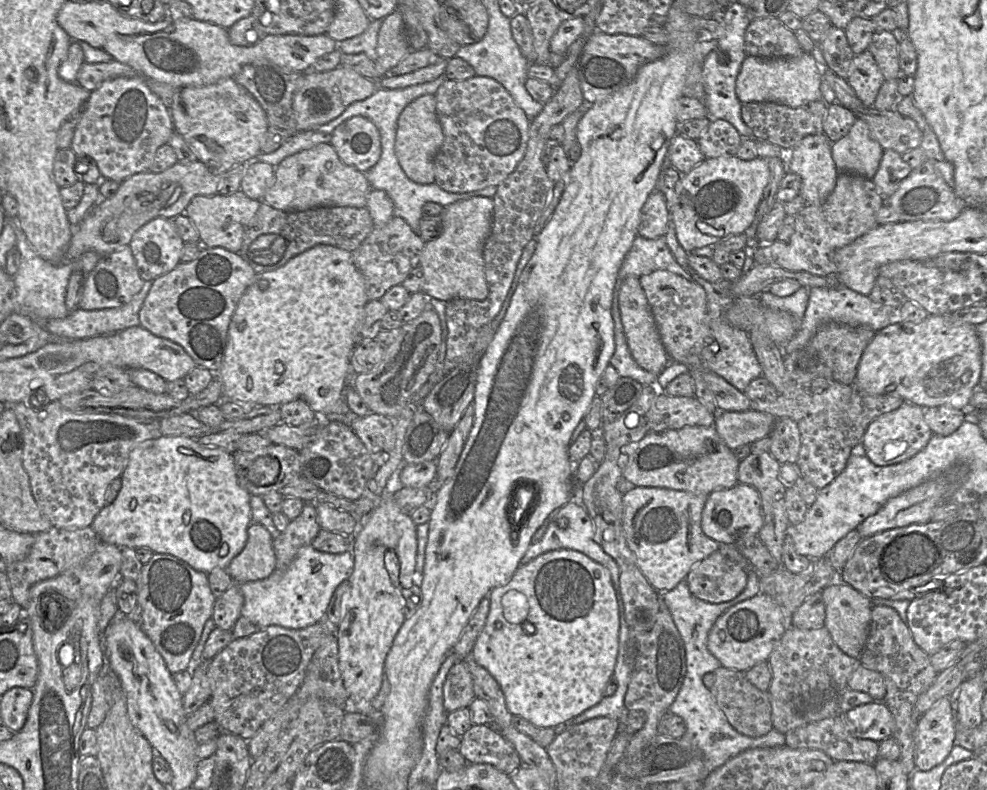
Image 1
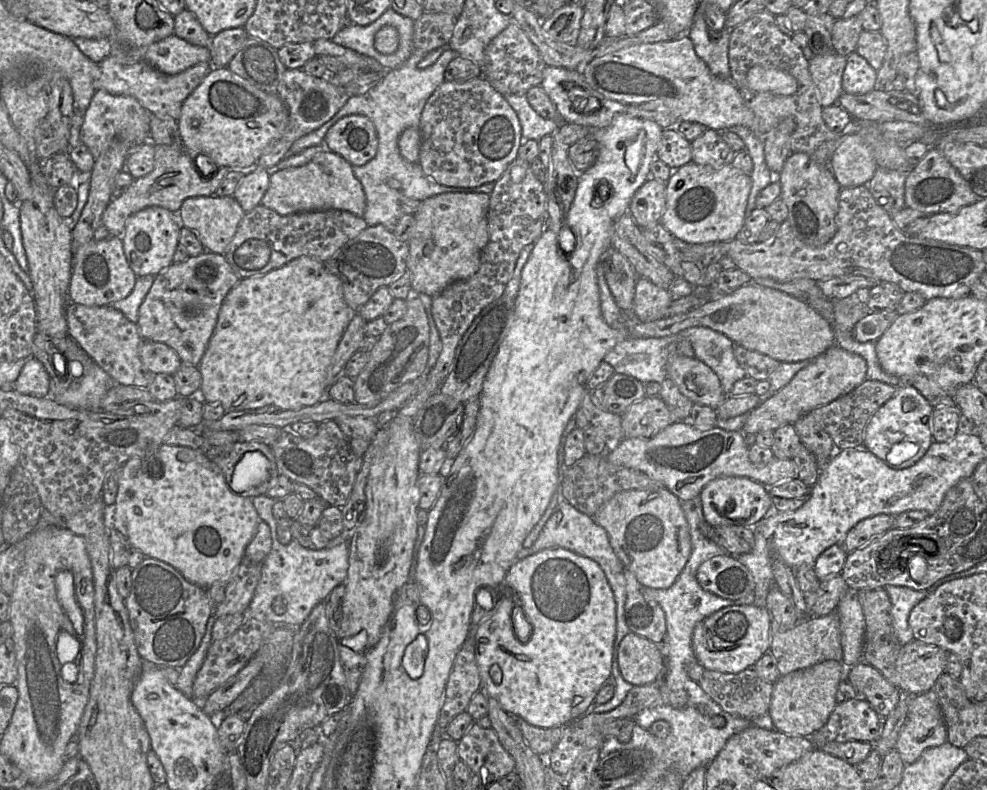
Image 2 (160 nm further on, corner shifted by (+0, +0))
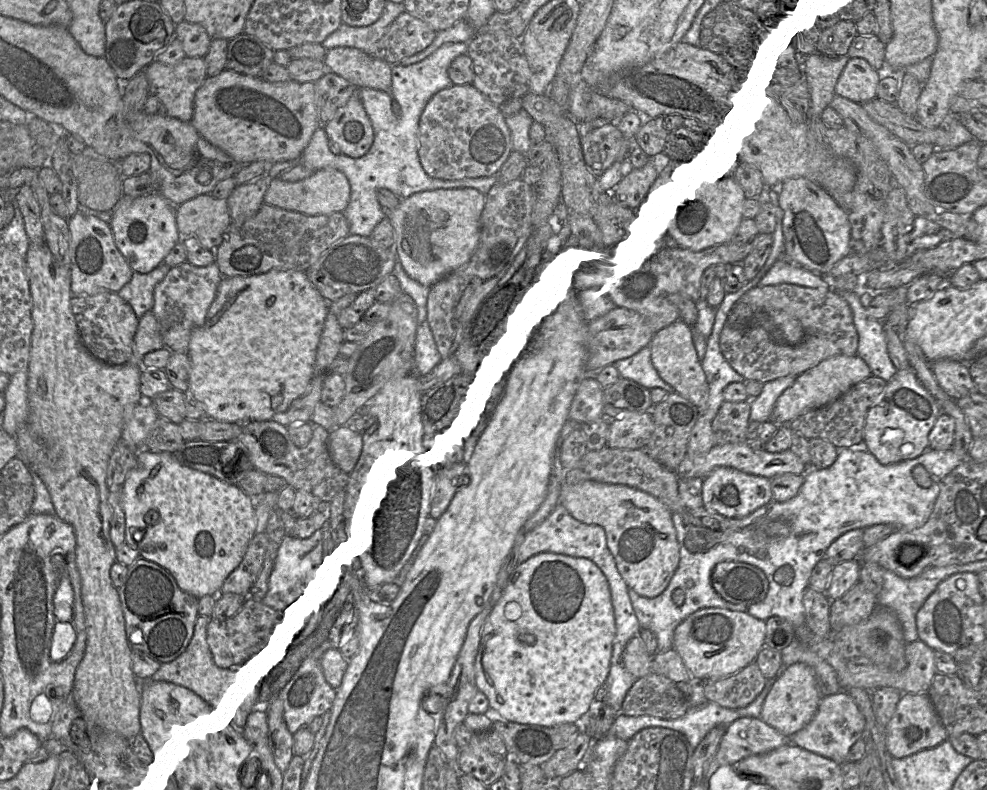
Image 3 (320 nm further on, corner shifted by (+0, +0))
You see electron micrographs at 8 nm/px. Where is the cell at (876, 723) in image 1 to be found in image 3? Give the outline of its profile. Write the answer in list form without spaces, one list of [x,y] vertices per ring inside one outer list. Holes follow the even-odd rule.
[[[841,690],[837,694],[822,697],[811,721],[794,734],[790,742],[839,764],[845,764],[851,747],[863,738],[865,726],[866,721],[855,701]]]

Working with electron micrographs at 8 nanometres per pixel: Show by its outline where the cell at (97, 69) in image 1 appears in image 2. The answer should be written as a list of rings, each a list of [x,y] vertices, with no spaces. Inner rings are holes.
[[[113,57],[99,63],[100,77],[96,81],[97,90],[105,90],[113,95],[131,96],[155,116],[169,116],[176,120],[180,117],[185,99],[202,82],[213,68],[211,63],[200,62],[176,75],[167,75],[147,62],[123,65]]]

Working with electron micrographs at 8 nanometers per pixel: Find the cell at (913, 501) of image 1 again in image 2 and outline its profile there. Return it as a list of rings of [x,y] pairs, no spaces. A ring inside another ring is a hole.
[[[878,514],[859,521],[852,527],[844,541],[841,543],[846,553],[850,553],[864,545],[872,538],[885,533],[894,524],[895,516],[889,514]]]

